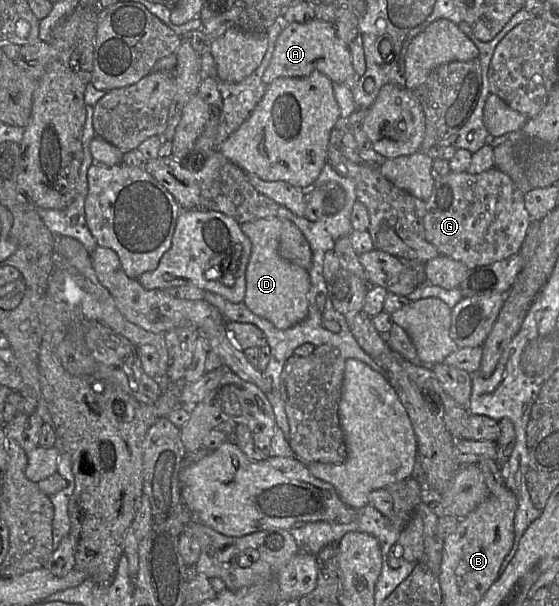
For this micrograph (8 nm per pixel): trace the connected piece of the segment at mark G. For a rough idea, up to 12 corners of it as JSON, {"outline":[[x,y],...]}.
{"outline":[[495,167],[449,172],[424,229],[468,270],[519,253],[531,217]]}

